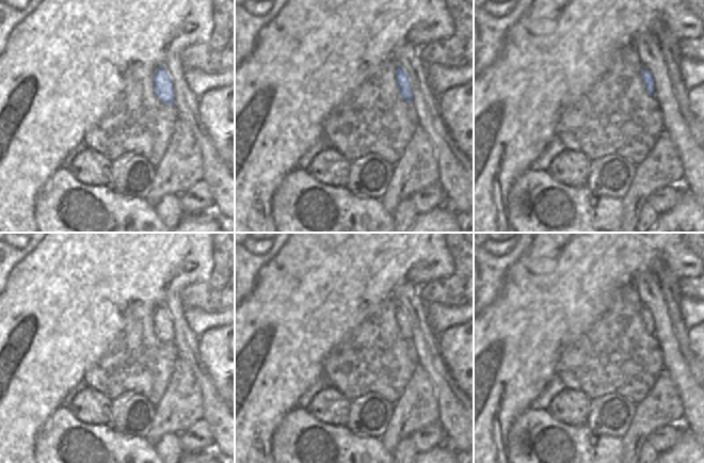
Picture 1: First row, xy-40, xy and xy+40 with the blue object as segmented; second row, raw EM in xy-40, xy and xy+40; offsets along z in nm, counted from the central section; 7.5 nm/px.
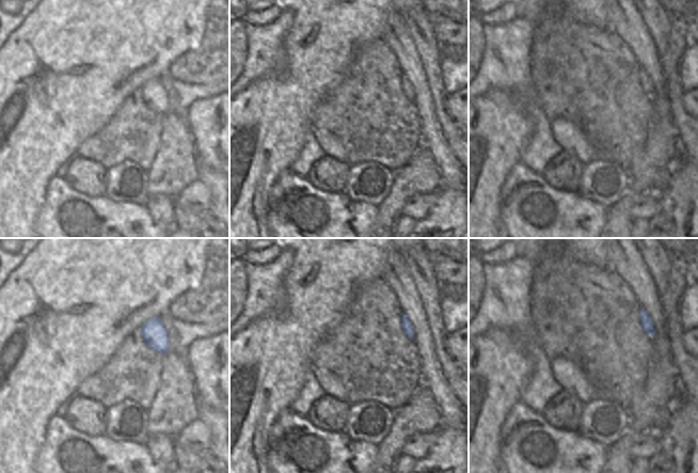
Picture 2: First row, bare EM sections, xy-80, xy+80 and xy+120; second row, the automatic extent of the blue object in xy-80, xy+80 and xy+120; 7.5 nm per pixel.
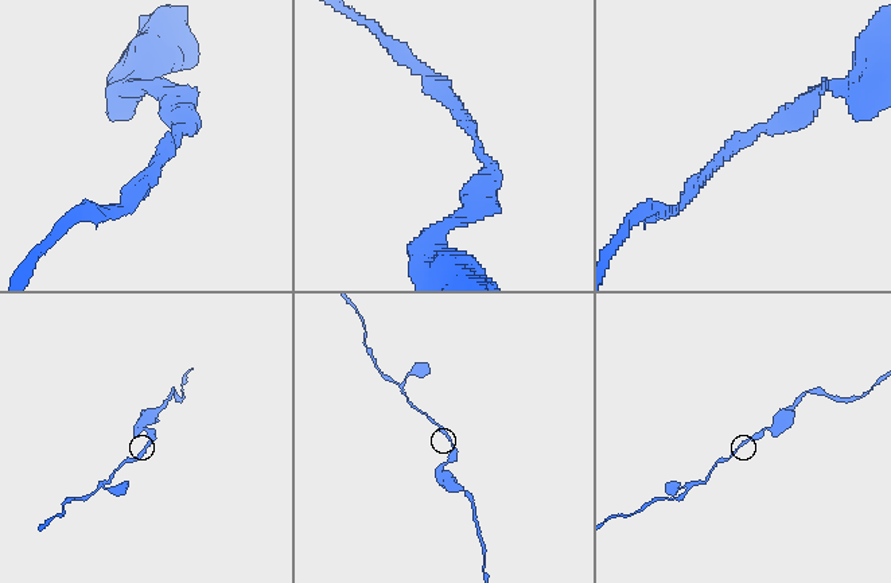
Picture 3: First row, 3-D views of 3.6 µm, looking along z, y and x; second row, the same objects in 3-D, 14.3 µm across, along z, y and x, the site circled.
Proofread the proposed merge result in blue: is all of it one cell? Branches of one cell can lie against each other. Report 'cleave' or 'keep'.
keep

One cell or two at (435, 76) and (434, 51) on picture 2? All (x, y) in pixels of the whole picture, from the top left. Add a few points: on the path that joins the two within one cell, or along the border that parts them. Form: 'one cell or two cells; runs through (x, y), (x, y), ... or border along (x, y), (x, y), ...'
one cell; runs through (433, 69), (433, 58)

